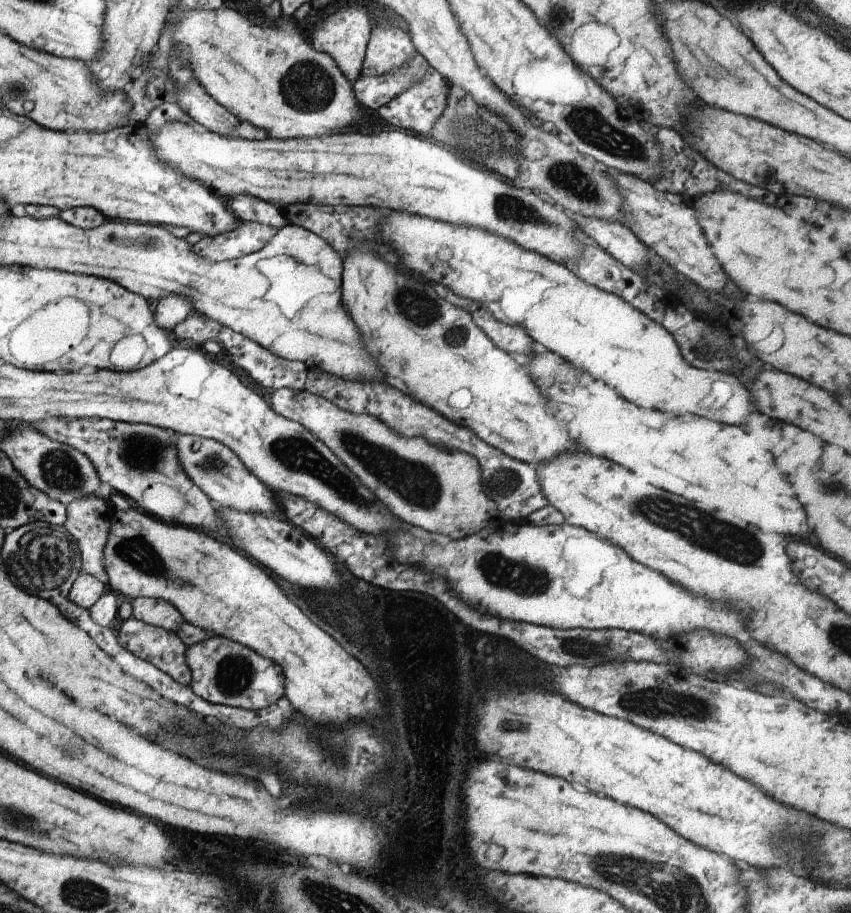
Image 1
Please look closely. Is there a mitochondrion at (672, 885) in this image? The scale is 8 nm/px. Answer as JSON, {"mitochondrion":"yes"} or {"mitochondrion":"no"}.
{"mitochondrion":"yes"}

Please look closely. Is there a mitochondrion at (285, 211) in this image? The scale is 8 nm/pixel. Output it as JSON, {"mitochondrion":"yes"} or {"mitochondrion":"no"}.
{"mitochondrion":"no"}

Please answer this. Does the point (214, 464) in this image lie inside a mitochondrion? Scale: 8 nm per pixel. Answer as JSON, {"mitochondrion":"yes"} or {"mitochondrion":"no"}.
{"mitochondrion":"yes"}

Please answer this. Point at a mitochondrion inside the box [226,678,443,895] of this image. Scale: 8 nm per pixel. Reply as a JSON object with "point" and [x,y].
{"point":[336,748]}

